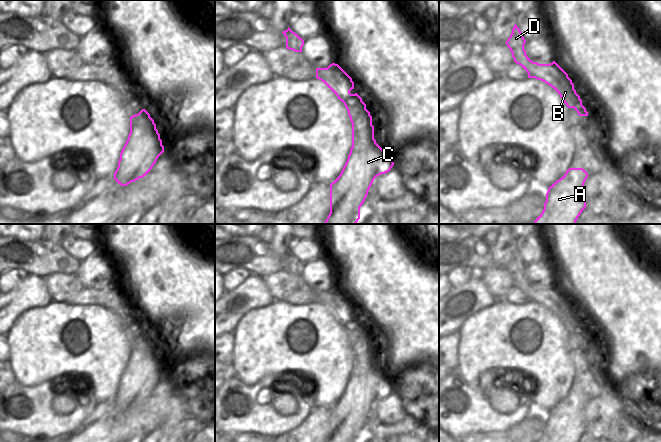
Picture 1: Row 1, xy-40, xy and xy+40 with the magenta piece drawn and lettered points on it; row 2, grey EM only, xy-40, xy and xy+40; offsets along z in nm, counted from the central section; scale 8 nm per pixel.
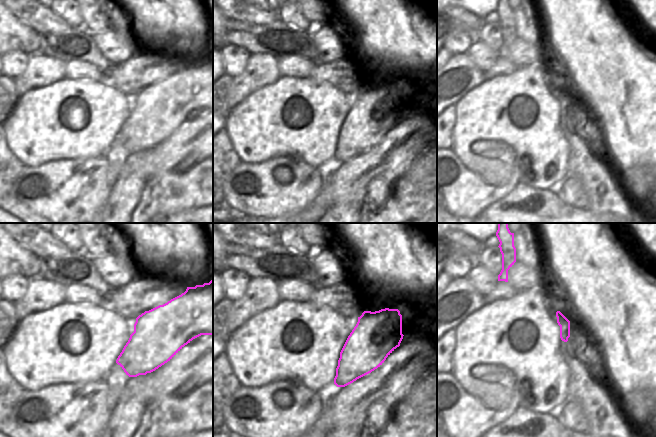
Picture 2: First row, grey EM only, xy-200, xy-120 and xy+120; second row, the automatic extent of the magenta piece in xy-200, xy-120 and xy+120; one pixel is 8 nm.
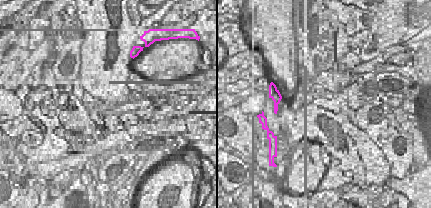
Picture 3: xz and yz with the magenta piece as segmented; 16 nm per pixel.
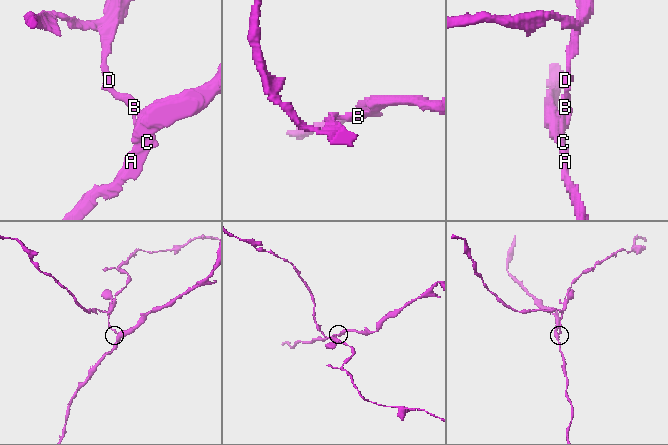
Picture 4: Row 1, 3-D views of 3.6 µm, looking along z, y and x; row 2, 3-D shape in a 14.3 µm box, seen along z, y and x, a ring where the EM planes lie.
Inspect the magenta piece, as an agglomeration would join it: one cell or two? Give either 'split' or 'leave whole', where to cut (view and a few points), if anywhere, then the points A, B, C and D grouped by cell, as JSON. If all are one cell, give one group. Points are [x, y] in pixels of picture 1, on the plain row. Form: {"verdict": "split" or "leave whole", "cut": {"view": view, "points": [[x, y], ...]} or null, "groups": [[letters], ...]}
{"verdict": "split", "cut": {"view": "xy", "points": [[354, 318], [350, 323], [340, 324]]}, "groups": [["A", "C"], ["B", "D"]]}

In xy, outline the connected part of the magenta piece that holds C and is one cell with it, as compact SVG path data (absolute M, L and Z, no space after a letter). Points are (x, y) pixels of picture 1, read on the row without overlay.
M355 317L351 324L341 325L352 347L352 371L340 399L330 408L330 437L327 442L360 442L360 431L374 403L389 396L394 386L376 367L372 340L362 322Z

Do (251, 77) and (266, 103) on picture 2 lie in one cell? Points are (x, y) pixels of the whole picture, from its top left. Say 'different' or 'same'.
different

